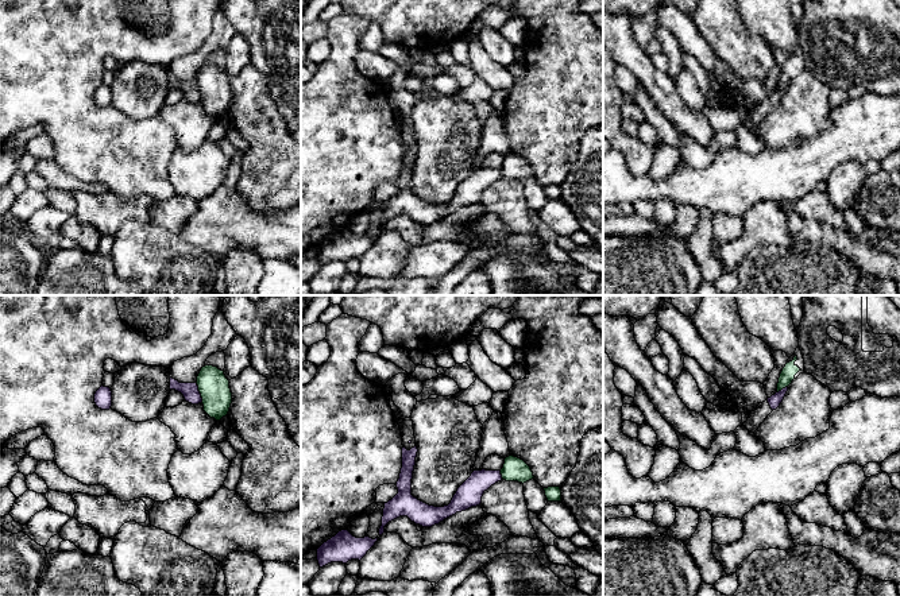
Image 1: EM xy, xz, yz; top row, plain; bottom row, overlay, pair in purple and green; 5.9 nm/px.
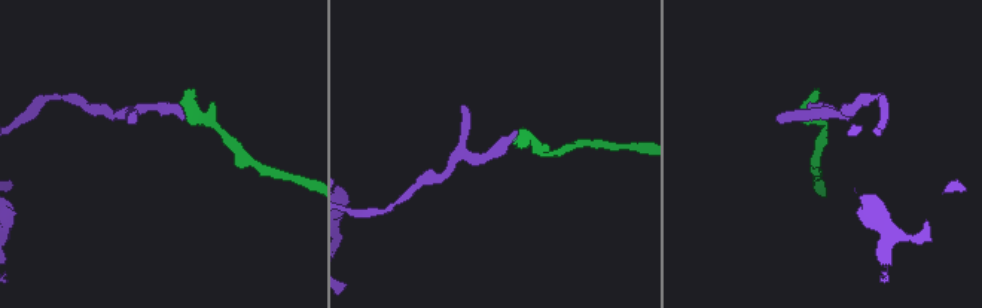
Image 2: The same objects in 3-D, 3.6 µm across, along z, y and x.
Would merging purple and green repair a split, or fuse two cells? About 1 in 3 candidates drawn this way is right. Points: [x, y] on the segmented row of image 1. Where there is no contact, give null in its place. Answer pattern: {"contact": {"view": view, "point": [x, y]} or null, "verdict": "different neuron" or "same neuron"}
{"contact": {"view": "xy", "point": [199, 391]}, "verdict": "different neuron"}

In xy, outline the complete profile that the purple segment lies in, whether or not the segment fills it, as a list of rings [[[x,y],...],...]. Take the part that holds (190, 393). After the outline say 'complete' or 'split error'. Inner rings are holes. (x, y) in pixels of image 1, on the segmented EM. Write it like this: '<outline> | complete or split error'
[[[170,378],[170,390],[181,392],[185,400],[192,405],[198,405],[202,402],[197,383],[179,383],[178,380]]] | complete

